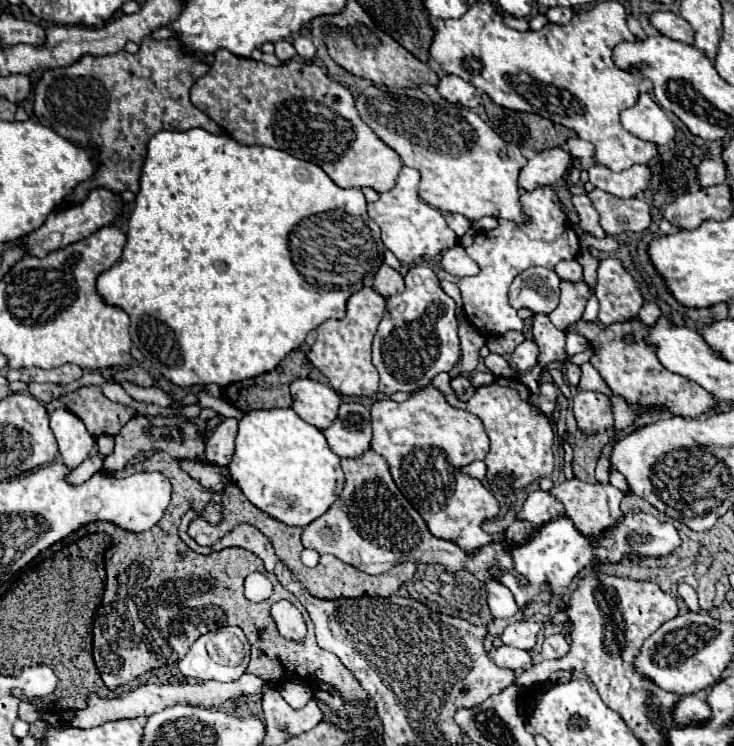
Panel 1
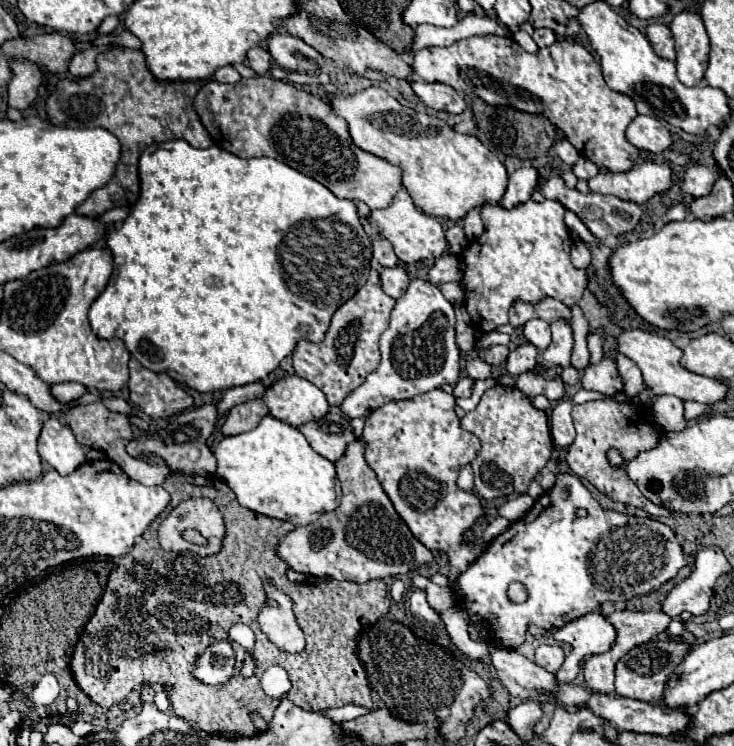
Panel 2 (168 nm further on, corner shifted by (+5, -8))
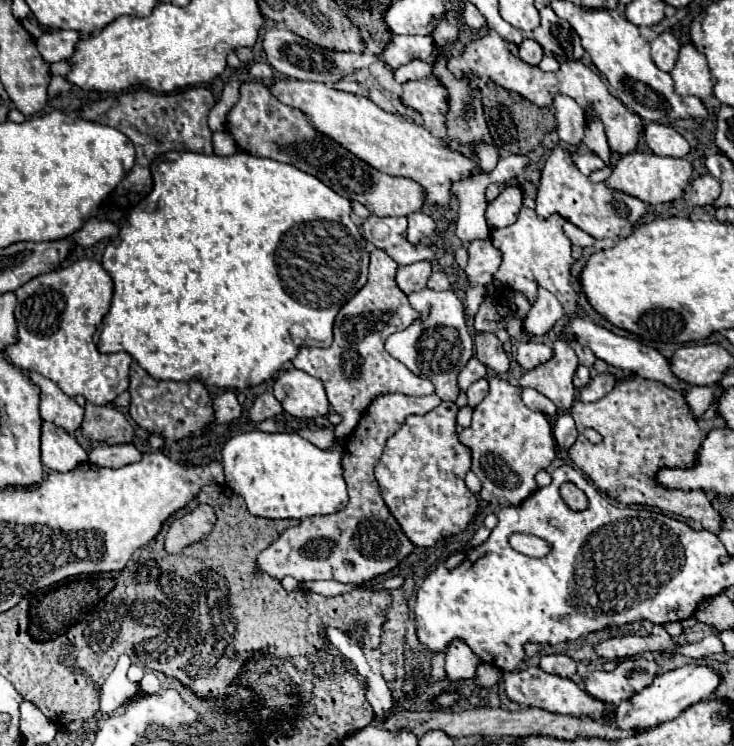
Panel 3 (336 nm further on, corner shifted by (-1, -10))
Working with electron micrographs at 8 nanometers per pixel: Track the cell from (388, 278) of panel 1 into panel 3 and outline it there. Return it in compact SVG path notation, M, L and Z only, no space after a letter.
M414 262L408 266L400 266L396 282L404 294L412 294L416 290L426 288L430 274L432 274L430 262Z

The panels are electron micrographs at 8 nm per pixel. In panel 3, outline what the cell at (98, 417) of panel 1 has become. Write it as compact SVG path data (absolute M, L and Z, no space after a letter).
M84 406L84 438L106 444L132 444L134 428L116 406Z

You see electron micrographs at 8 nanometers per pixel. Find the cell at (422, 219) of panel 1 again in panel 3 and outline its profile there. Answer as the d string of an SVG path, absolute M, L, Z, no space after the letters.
M416 212L408 216L408 240L412 244L418 244L422 238L430 236L434 230L436 230L434 220L424 212Z

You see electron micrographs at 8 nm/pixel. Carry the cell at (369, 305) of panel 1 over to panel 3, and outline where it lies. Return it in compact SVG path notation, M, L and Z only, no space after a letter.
M382 250L370 252L370 272L368 282L358 290L358 294L348 300L336 320L334 320L334 342L330 348L300 348L298 356L292 364L298 370L304 370L322 380L326 396L334 412L342 418L334 428L336 440L340 442L346 434L350 434L362 412L368 404L380 396L390 392L400 392L408 396L426 396L434 392L430 380L412 374L402 362L394 360L386 350L384 342L390 334L408 328L414 320L418 320L418 312L410 306L408 296L396 284L398 264Z

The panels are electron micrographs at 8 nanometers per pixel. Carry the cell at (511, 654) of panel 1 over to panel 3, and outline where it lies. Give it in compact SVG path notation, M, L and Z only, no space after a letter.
M540 668L504 672L504 684L506 684L506 696L512 702L524 704L524 706L536 706L536 708L542 708L542 710L548 710L548 712L556 712L556 714L570 714L570 716L576 716L576 718L584 718L584 716L600 718L602 714L606 714L610 710L608 704L588 696L570 678L560 678L556 674L546 674Z

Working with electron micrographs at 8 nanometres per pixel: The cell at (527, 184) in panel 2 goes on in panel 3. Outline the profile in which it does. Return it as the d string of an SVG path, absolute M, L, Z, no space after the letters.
M506 186L496 200L492 200L486 208L486 222L488 228L504 228L514 224L522 206L522 190L516 186Z

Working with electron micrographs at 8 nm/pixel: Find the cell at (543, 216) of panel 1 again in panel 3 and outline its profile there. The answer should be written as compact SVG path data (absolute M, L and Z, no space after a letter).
M522 208L514 224L500 230L492 230L492 242L502 252L502 264L494 274L494 278L498 278L504 286L512 290L524 292L530 302L536 300L536 286L542 284L542 288L546 288L560 300L564 312L568 316L574 316L578 308L576 308L576 292L570 286L570 266L574 262L570 254L572 242L564 236L562 226L564 218L560 216L540 220L534 210Z

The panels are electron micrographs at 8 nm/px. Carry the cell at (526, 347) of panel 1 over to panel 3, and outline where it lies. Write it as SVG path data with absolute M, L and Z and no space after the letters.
M528 340L522 342L516 350L516 360L524 370L532 370L544 362L548 362L552 358L552 348L544 342L536 342L536 340Z

